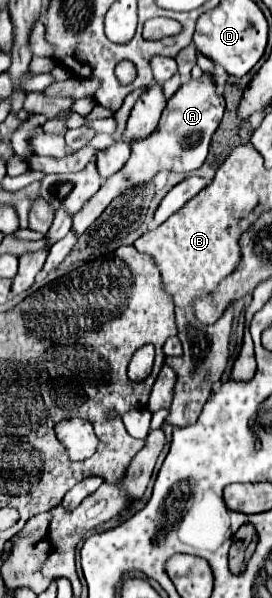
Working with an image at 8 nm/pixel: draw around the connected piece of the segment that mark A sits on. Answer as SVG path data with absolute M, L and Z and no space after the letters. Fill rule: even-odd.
M202 73L200 79L190 79L188 83L184 83L170 97L166 109L162 111L160 125L154 131L154 135L150 135L138 143L132 143L132 155L130 155L128 163L122 167L122 171L118 171L116 175L106 179L104 185L100 187L100 191L78 211L78 215L74 215L72 229L78 235L86 233L86 229L102 215L102 211L112 203L114 197L122 195L126 189L136 189L136 187L150 183L154 179L154 175L158 175L160 171L190 173L190 171L200 169L202 163L206 161L210 139L222 121L224 107L226 107L224 97L216 93L216 83L214 83L212 73Z

